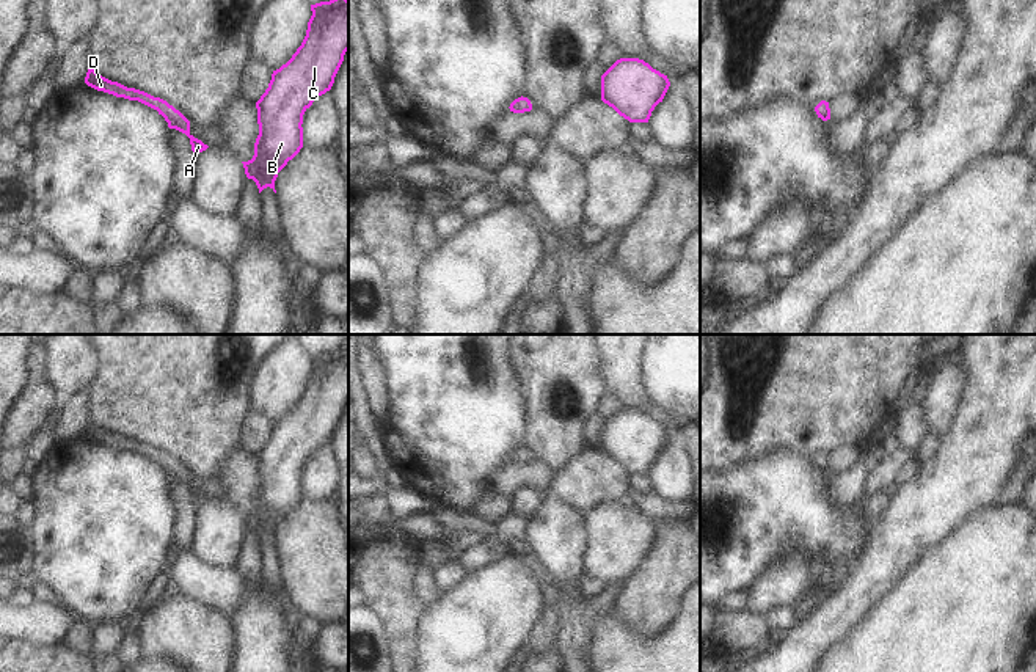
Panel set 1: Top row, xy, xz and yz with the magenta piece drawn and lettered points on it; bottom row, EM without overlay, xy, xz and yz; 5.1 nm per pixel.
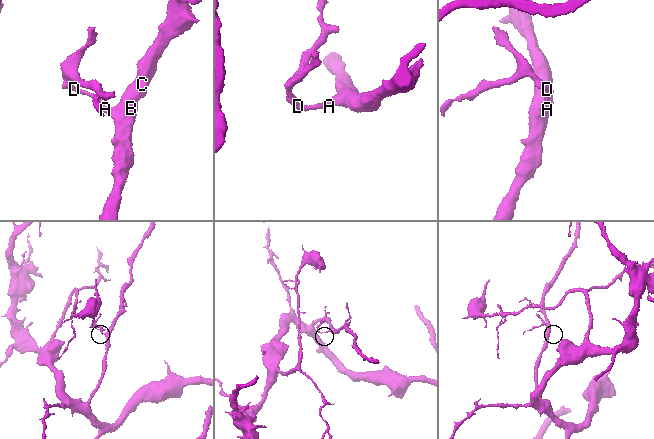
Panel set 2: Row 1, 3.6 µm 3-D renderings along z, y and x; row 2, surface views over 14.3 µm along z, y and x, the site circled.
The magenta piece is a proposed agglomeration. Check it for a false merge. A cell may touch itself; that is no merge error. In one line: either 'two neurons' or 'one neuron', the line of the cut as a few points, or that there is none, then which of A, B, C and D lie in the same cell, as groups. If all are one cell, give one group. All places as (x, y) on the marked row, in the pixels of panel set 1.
one neuron | no cut | A B C D

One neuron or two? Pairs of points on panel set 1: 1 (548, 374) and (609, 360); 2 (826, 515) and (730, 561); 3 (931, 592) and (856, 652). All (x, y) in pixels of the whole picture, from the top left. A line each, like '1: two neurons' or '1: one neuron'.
1: two neurons
2: one neuron
3: one neuron

